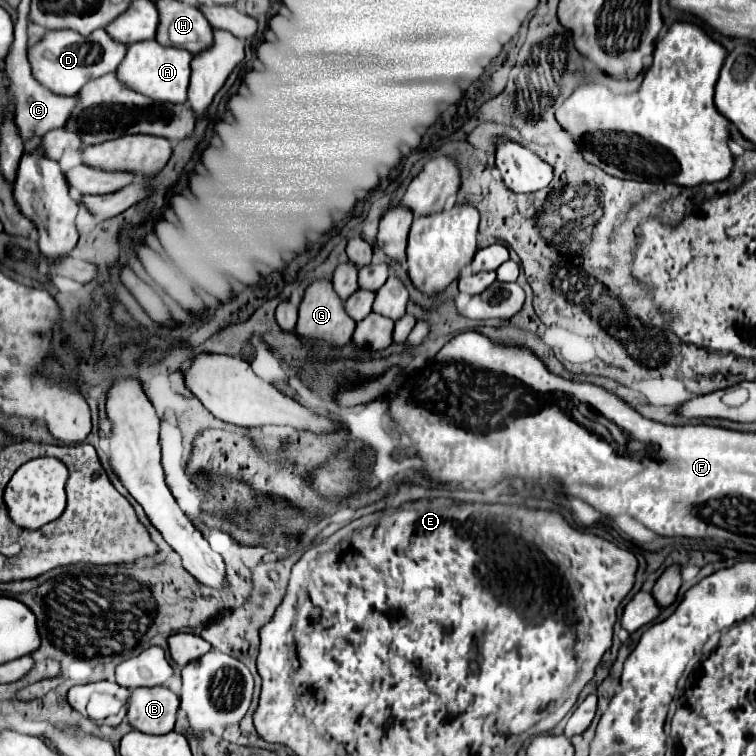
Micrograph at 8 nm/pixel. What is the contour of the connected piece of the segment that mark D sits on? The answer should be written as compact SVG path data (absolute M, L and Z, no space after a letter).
M96 29L90 37L82 37L74 31L54 31L46 33L44 41L28 49L28 59L32 65L34 77L58 95L76 95L88 81L98 79L106 73L116 71L120 61L126 55L126 45L114 41L104 29Z

